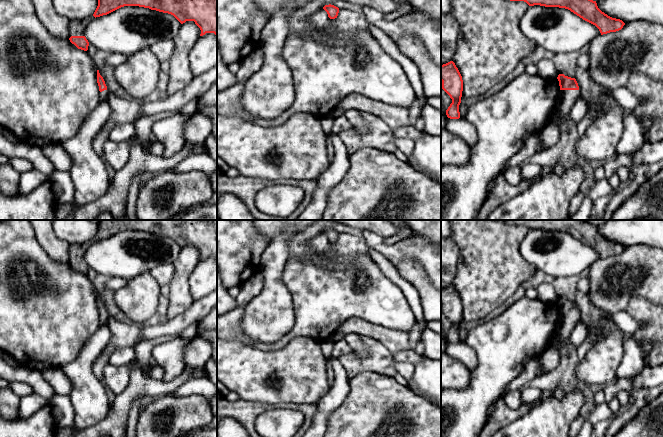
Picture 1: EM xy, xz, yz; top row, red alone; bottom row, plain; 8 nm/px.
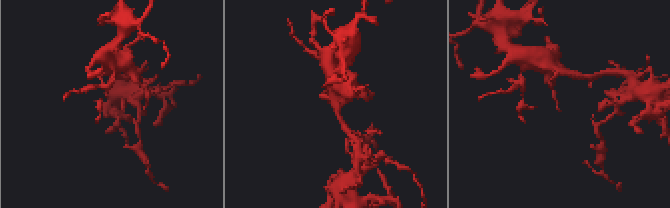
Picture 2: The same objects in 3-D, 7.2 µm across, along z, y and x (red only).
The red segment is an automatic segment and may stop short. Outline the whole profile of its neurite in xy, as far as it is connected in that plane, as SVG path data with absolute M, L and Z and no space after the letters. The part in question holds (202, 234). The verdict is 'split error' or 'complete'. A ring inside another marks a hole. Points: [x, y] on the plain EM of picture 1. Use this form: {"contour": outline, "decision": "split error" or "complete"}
{"contour": "M101 220L94 238L87 243L74 243L69 247L70 266L78 273L87 275L89 266L84 260L87 248L96 241L107 239L124 230L139 230L173 239L181 248L194 245L200 252L200 260L214 257L217 260L217 220Z", "decision": "split error"}

